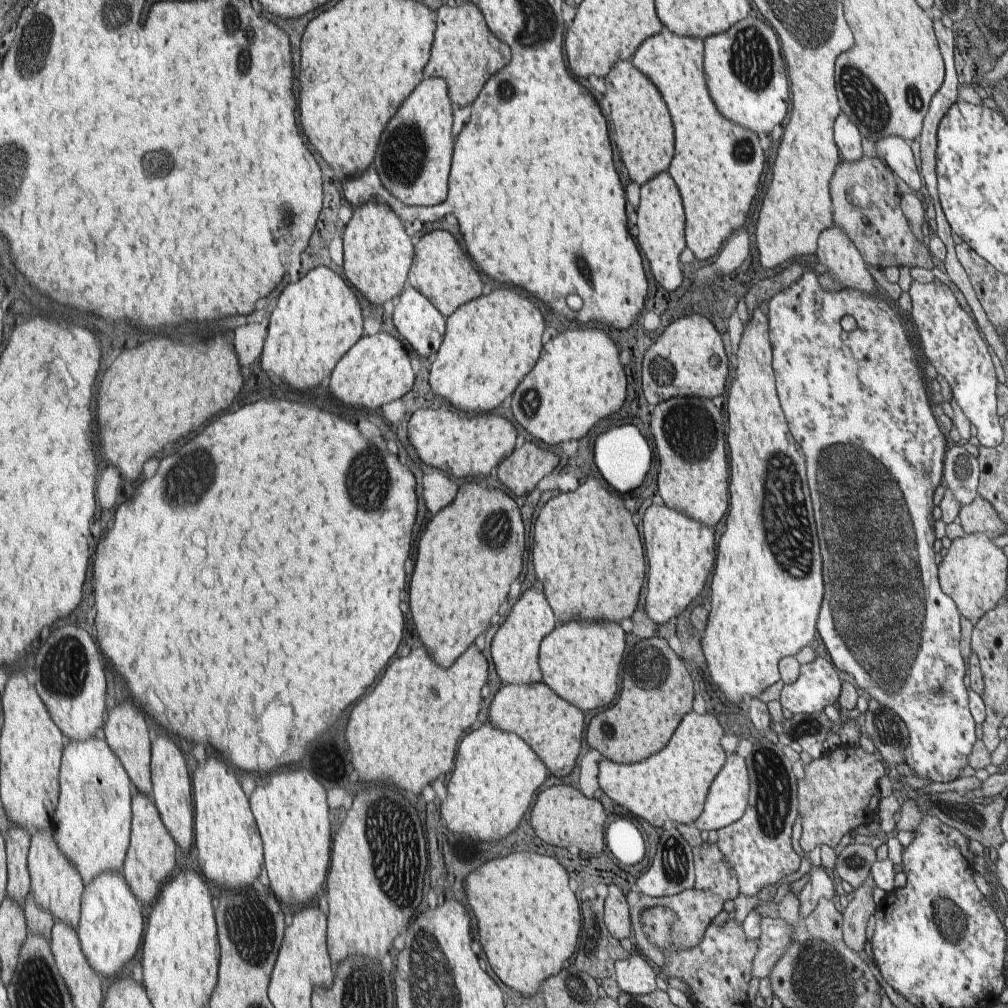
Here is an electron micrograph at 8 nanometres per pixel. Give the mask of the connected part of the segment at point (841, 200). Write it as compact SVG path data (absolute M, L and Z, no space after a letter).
M863 155L856 162L842 160L830 180L833 224L846 230L865 264L884 269L889 266L922 267L935 271L927 243L922 244L910 228L902 210L895 173L880 158Z

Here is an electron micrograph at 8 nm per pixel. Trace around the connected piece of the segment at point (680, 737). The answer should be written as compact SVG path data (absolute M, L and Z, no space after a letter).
M690 711L666 748L645 761L618 764L608 759L602 760L598 784L606 796L652 826L660 827L664 822L690 825L702 816L709 790L718 773L725 768L726 756L720 746L722 736L724 730L712 714Z

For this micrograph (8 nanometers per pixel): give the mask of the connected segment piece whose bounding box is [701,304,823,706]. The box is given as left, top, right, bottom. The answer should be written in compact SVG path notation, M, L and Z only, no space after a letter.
M762 304L756 308L752 314L752 319L744 325L739 346L734 351L737 357L738 366L736 377L728 390L728 418L730 422L729 446L730 462L733 469L730 470L730 512L726 518L726 532L722 534L718 542L717 565L714 566L714 576L710 584L710 608L706 629L702 632L702 650L704 658L710 668L710 678L718 688L724 692L724 701L732 706L742 702L744 696L758 697L768 686L772 686L780 680L778 674L778 662L785 657L794 657L797 652L814 640L816 636L816 624L822 604L822 560L820 560L820 548L818 548L818 536L816 536L816 524L814 524L814 514L812 514L812 502L810 502L810 492L806 484L806 468L804 468L804 454L802 448L794 440L788 422L786 420L784 408L781 406L780 396L776 396L776 386L774 386L774 370L772 370L772 348L768 340L768 318L760 310L764 308Z

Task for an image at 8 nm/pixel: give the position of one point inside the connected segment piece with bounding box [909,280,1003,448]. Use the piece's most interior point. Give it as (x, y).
(950, 340)

